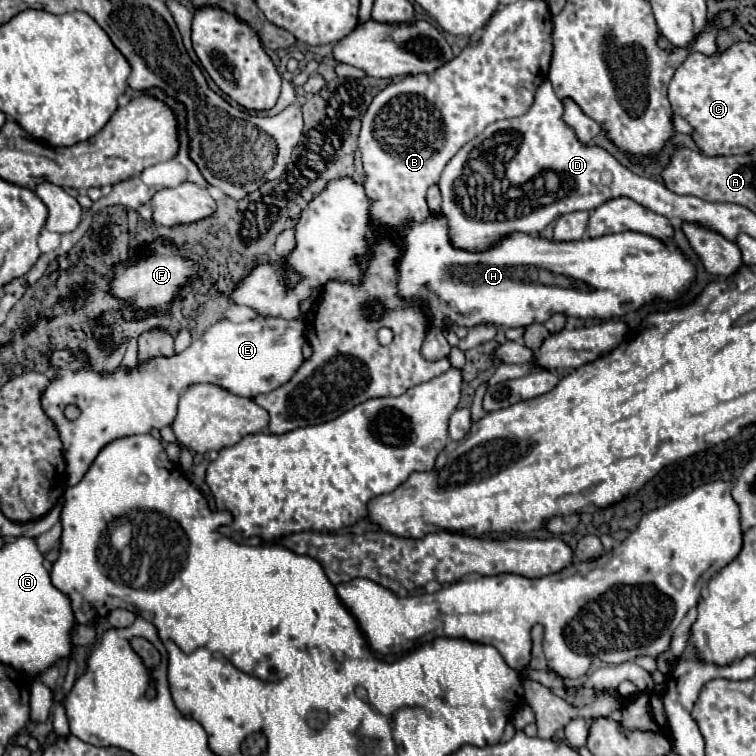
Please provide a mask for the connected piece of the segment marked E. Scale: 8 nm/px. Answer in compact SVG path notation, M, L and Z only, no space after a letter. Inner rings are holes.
M259 317L253 321L243 321L243 323L233 323L233 321L217 321L215 325L209 327L209 331L203 333L203 337L197 337L191 347L187 347L181 355L173 357L157 357L151 359L145 365L135 367L131 373L125 369L119 369L113 375L103 375L95 373L87 361L85 355L73 357L71 351L55 351L51 357L51 363L59 367L59 377L51 381L51 385L43 393L43 409L45 413L53 419L53 423L59 429L63 447L65 447L65 459L67 459L67 473L69 473L69 485L75 485L81 481L97 453L111 441L127 435L137 435L137 433L149 433L151 429L163 429L173 423L177 415L177 401L181 391L187 385L193 383L215 383L235 395L241 397L257 397L261 393L269 393L289 381L293 373L301 367L303 363L303 349L305 345L305 323L303 319L283 319L283 317ZM67 405L75 405L81 409L81 415L75 421L65 419L63 411Z

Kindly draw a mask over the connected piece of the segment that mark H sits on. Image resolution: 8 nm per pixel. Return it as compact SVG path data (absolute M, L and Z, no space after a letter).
M431 215L425 223L411 223L405 229L403 251L405 253L397 263L401 297L419 297L427 289L431 289L441 297L441 301L451 303L451 307L455 307L463 315L477 309L479 321L487 322L479 325L527 327L531 323L545 323L555 313L583 319L623 317L625 313L637 311L651 301L677 301L697 279L695 265L683 255L679 247L671 247L657 237L635 231L623 231L569 243L547 241L543 237L531 237L525 233L513 233L485 253L469 253L463 249L455 249L449 243L445 217Z

